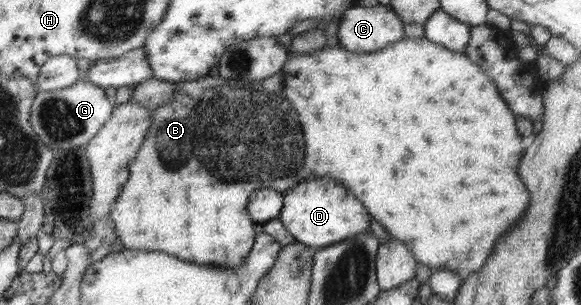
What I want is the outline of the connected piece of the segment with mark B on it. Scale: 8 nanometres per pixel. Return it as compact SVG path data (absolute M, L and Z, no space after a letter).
M426 37L404 38L371 53L352 53L337 44L308 54L292 53L284 68L267 79L246 81L228 79L220 75L212 76L208 73L196 80L179 82L172 101L154 109L152 124L145 142L140 146L140 154L136 154L131 162L132 182L124 186L124 198L118 198L108 219L112 228L116 229L124 249L164 250L166 254L176 254L176 258L188 258L188 262L198 262L201 266L242 268L256 236L253 218L248 216L247 211L252 194L263 189L284 194L292 190L298 182L332 178L348 186L348 190L352 190L352 194L356 194L356 198L360 198L360 202L364 202L364 206L372 210L372 218L376 218L390 232L392 238L403 242L414 252L420 265L426 265L431 270L444 268L456 275L464 270L472 273L483 269L494 252L496 241L503 236L502 232L508 232L514 222L520 221L527 211L529 193L524 187L523 179L516 174L522 154L522 135L519 134L514 111L503 96L500 96L495 81L479 64L472 62L468 55L448 50Z

